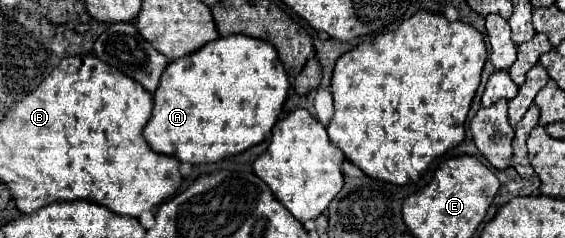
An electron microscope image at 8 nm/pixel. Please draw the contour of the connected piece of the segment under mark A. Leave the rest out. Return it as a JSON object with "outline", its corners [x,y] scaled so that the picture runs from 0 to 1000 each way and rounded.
{"outline":[[[414,143],[414,151],[386,160],[386,168],[358,193],[343,227],[333,227],[333,235],[326,235],[319,252],[308,252],[308,261],[301,261],[294,277],[294,303],[287,311],[280,387],[273,387],[273,471],[269,471],[265,513],[255,538],[255,580],[258,580],[258,597],[265,605],[265,622],[273,639],[283,639],[283,647],[294,647],[294,655],[308,655],[312,672],[333,681],[333,689],[368,689],[368,681],[386,681],[386,672],[418,655],[418,647],[439,630],[442,613],[460,605],[471,580],[471,563],[481,546],[481,529],[488,521],[488,504],[492,504],[492,487],[499,471],[499,445],[503,445],[503,420],[506,420],[506,395],[510,395],[510,370],[513,370],[510,311],[506,311],[503,269],[496,261],[496,244],[488,227],[488,202],[481,185],[474,185],[467,168],[453,168],[453,160],[432,151],[432,143]]]}

